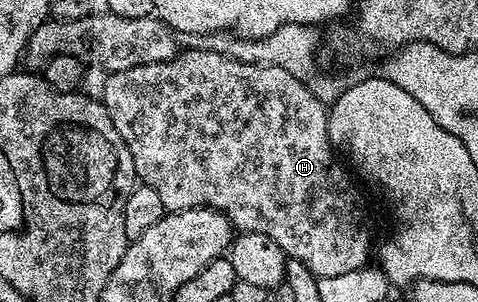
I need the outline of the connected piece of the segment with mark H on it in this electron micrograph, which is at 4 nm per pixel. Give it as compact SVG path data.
M200 47L200 49L188 49L185 53L184 50L177 52L169 61L146 63L138 67L130 67L126 71L108 74L102 100L114 127L118 127L118 135L122 135L126 147L130 147L137 178L143 184L154 187L154 191L158 191L158 196L162 198L162 207L167 212L217 209L219 213L225 213L230 219L233 230L240 233L270 235L270 239L274 239L274 243L282 247L285 255L305 264L317 279L346 275L346 271L358 271L369 264L368 256L371 253L373 256L374 245L372 249L372 229L368 226L367 215L364 214L364 201L360 198L359 189L361 186L357 184L347 168L344 170L340 166L341 158L337 150L333 149L328 134L328 109L325 102L318 100L304 82L294 79L290 71L282 71L282 67L273 65L236 61L233 57Z

